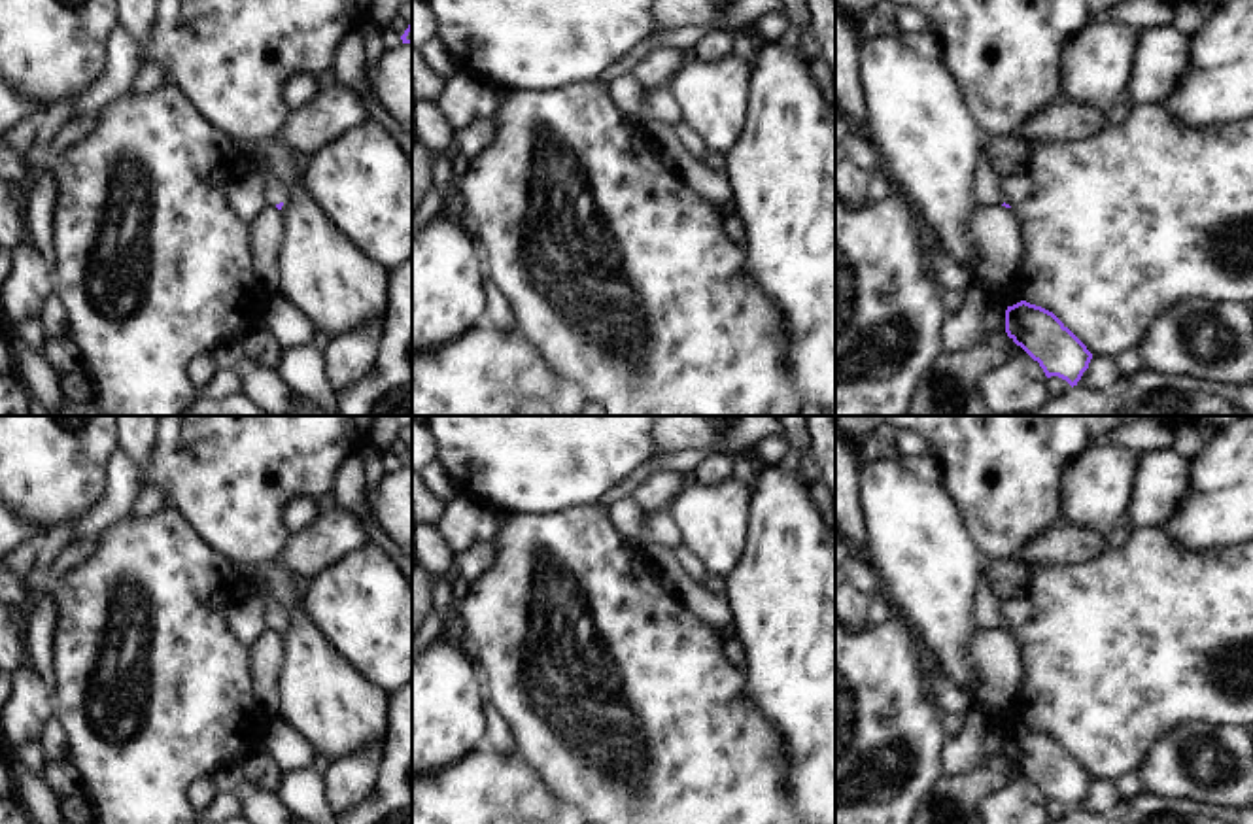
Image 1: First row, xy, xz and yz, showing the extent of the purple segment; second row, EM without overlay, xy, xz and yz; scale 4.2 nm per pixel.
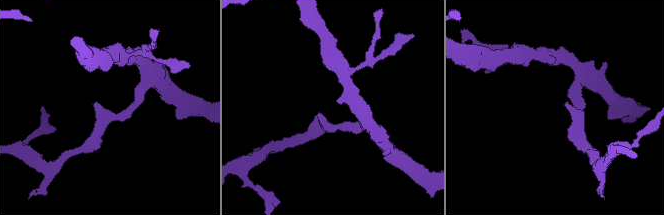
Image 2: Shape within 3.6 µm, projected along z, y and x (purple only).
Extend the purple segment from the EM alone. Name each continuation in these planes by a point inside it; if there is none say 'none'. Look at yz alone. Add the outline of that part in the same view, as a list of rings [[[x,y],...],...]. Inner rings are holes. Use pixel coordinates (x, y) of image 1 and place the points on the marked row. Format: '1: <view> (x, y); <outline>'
none

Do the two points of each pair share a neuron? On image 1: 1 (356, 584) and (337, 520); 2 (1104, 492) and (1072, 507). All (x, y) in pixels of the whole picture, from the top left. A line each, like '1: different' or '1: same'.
1: different
2: same

